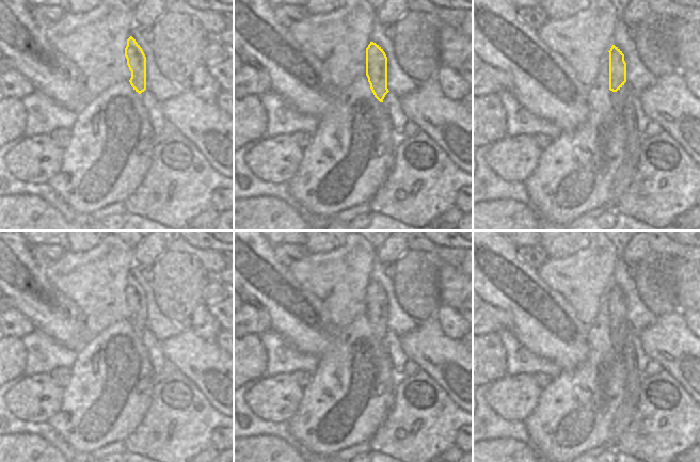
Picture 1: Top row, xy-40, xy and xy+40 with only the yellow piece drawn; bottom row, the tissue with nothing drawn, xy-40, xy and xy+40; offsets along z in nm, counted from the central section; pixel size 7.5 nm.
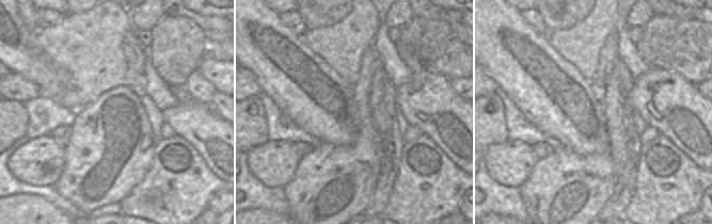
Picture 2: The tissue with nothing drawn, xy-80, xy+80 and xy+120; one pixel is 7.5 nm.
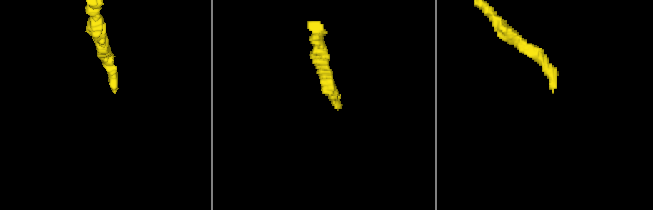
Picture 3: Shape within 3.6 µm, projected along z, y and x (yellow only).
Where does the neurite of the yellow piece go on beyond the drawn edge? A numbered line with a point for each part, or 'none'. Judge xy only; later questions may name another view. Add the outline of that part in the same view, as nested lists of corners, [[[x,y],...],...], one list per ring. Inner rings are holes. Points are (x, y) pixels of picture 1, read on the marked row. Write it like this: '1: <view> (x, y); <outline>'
none

